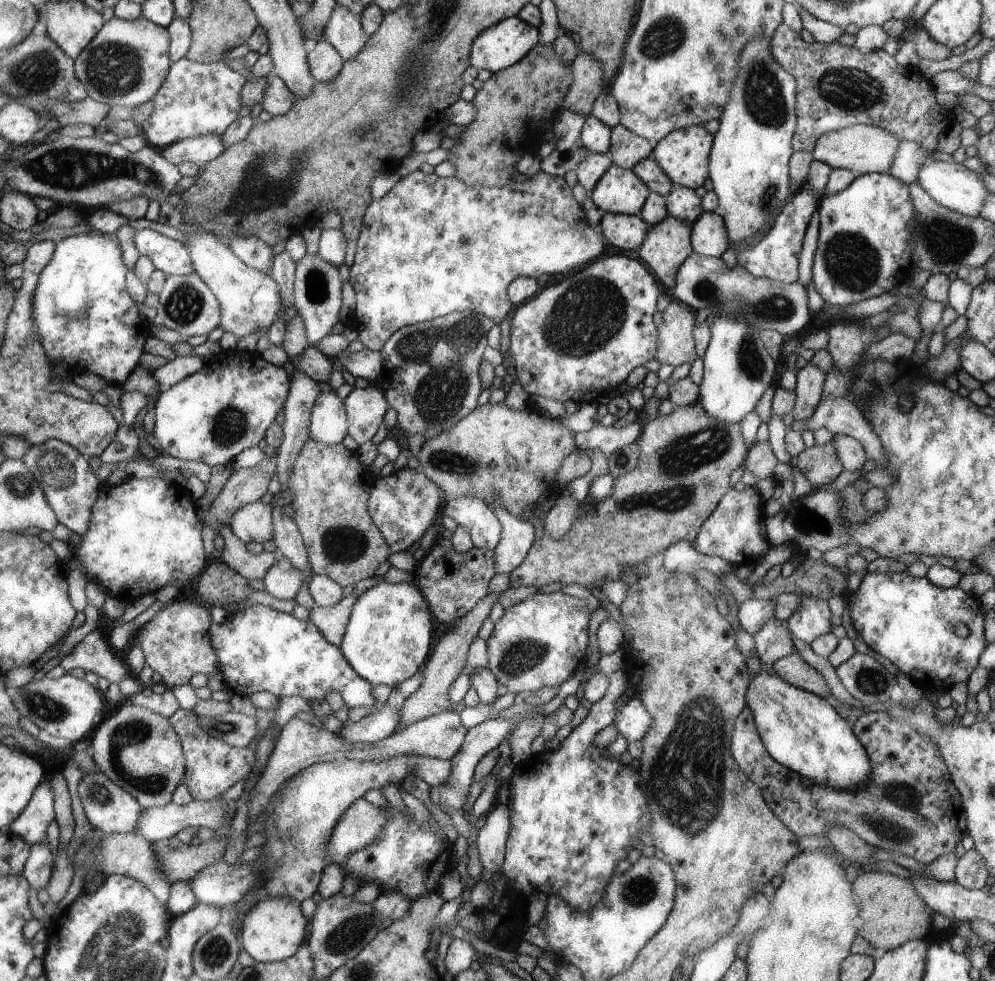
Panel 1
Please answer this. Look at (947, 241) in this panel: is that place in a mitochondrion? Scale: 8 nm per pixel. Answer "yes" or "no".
yes

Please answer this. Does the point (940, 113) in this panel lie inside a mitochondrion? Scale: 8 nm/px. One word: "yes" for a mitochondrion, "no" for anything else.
no

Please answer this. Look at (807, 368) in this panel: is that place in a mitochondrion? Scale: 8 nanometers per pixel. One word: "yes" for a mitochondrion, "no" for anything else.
no

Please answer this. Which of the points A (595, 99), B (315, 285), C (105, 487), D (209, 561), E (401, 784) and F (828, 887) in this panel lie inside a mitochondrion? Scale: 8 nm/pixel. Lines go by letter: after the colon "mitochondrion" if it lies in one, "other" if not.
A: other
B: mitochondrion
C: other
D: other
E: other
F: other

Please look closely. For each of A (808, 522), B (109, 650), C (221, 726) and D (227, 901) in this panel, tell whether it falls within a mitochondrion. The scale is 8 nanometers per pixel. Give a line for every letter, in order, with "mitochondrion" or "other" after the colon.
A: mitochondrion
B: other
C: mitochondrion
D: other

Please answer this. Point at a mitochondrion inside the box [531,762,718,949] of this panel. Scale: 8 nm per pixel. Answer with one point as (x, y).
(640, 890)

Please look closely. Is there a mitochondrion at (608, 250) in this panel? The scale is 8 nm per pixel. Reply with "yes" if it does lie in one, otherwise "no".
no

